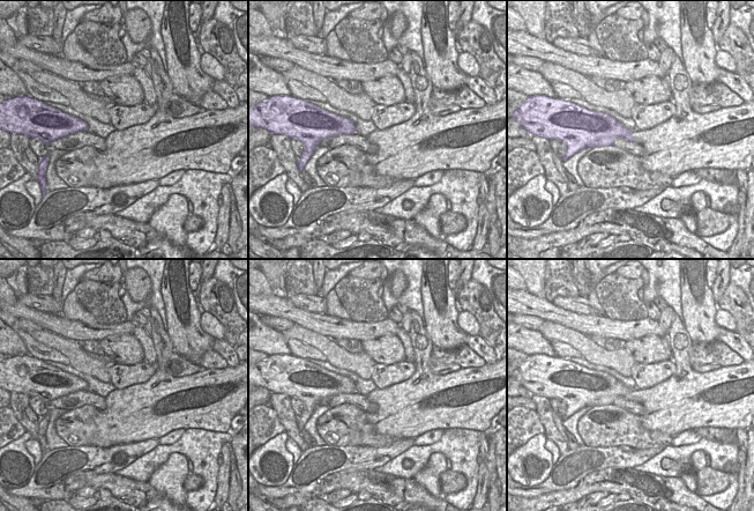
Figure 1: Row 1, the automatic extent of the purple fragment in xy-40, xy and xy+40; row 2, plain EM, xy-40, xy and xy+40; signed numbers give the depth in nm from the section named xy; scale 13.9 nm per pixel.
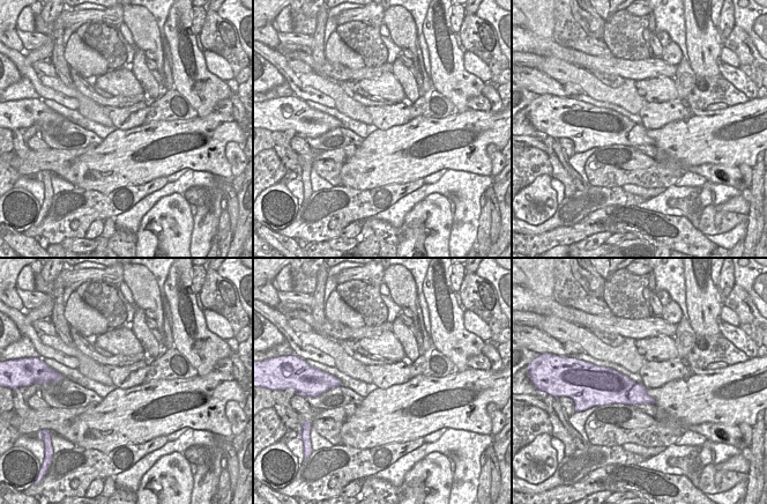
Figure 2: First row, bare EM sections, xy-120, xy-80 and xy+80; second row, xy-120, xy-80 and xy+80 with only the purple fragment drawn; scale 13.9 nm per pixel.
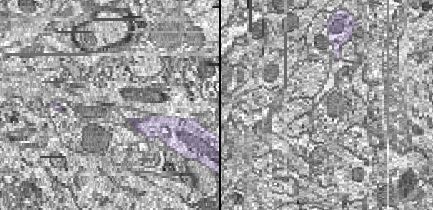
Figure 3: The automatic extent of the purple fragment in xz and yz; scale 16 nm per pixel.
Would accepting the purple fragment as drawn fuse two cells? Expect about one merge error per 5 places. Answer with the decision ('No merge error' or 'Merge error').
No merge error

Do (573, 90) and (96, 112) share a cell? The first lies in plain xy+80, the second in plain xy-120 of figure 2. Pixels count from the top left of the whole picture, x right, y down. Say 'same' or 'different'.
different

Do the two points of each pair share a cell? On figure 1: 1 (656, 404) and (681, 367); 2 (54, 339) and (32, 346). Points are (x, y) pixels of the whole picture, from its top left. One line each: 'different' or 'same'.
1: same
2: different

